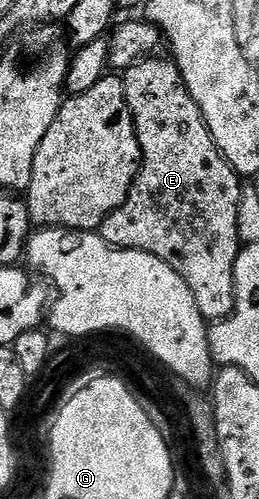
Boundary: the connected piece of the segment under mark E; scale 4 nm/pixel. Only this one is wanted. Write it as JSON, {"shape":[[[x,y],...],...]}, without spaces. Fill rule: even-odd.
{"shape":[[[149,57],[142,60],[141,63],[135,63],[129,71],[123,72],[126,105],[132,114],[134,129],[140,146],[140,172],[136,175],[136,180],[126,197],[126,201],[118,209],[114,209],[114,213],[110,213],[106,217],[106,221],[102,221],[98,233],[108,242],[109,247],[119,247],[121,251],[145,251],[162,261],[166,261],[166,265],[170,265],[170,269],[174,269],[174,273],[178,273],[178,277],[182,277],[182,281],[186,281],[186,285],[190,285],[190,293],[194,293],[194,301],[198,301],[198,309],[202,313],[202,317],[206,321],[219,321],[228,318],[236,307],[234,265],[242,246],[238,237],[238,209],[240,208],[242,179],[241,176],[237,175],[236,170],[228,164],[226,157],[222,157],[222,153],[202,117],[198,105],[194,101],[194,97],[190,97],[190,89],[186,89],[182,73],[177,69],[175,62],[168,57],[160,58]]]}

